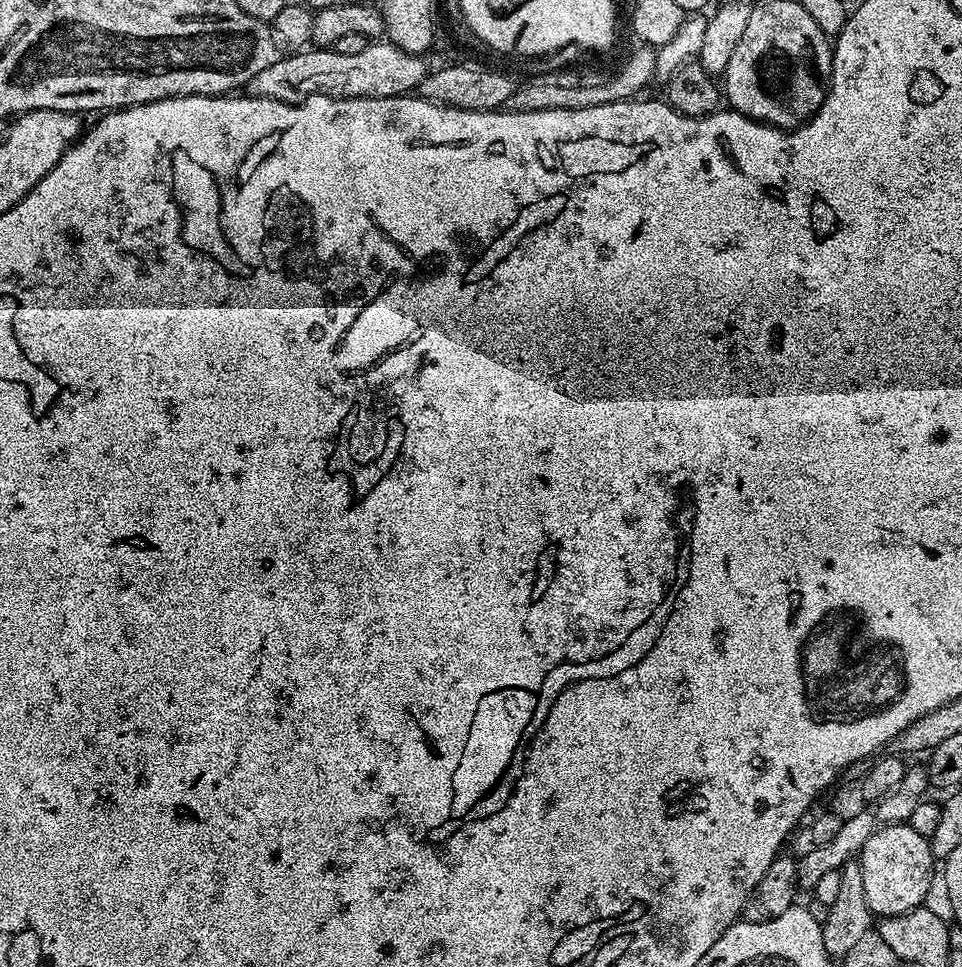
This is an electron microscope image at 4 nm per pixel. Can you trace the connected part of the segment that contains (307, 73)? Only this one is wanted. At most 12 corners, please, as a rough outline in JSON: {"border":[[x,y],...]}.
{"border":[[391,42],[358,54],[281,55],[247,95],[386,98],[419,89],[423,55]]}

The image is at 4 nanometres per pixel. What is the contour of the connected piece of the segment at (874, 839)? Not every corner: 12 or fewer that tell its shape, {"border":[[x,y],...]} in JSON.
{"border":[[908,822],[870,834],[858,859],[873,917],[927,901],[932,845]]}

